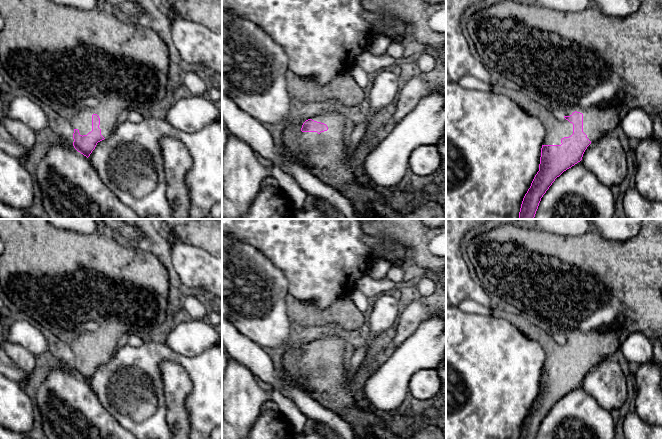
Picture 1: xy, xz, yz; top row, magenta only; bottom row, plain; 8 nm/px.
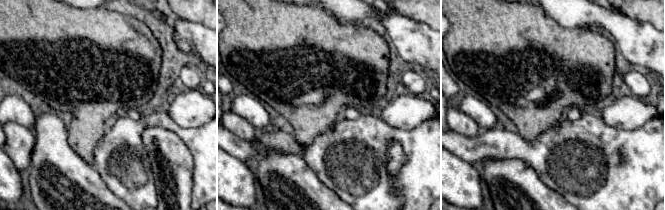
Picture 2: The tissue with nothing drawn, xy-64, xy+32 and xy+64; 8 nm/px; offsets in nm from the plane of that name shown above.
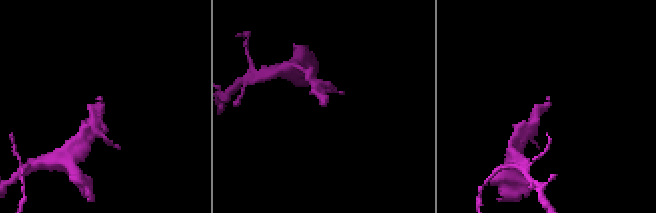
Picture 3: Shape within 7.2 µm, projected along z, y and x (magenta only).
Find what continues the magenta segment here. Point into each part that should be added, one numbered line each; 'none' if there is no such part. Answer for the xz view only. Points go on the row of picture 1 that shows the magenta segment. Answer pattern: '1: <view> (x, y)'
1: xz (326, 154)

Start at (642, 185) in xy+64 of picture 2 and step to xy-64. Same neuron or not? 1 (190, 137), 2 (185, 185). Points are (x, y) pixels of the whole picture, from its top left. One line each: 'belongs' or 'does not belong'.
1: belongs
2: does not belong

